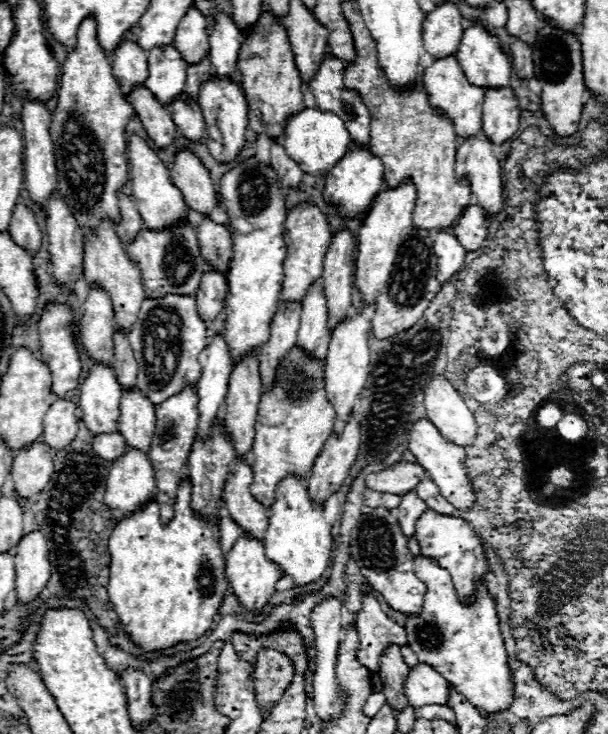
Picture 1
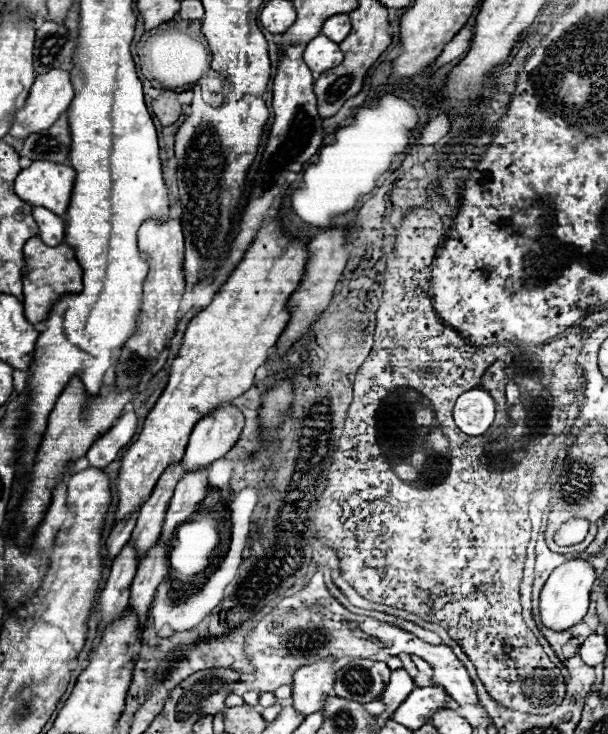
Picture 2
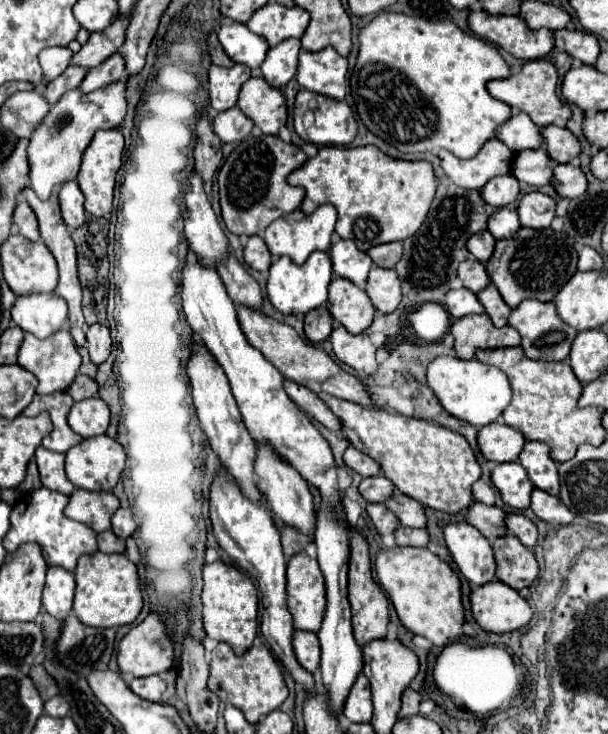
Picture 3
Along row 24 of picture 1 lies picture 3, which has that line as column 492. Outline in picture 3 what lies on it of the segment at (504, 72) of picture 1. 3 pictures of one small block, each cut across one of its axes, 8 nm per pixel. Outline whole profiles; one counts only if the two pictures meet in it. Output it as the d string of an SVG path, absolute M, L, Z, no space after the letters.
M518 462L498 464L492 470L490 478L508 506L516 510L526 510L530 506L530 492L534 486L530 484L526 470Z

